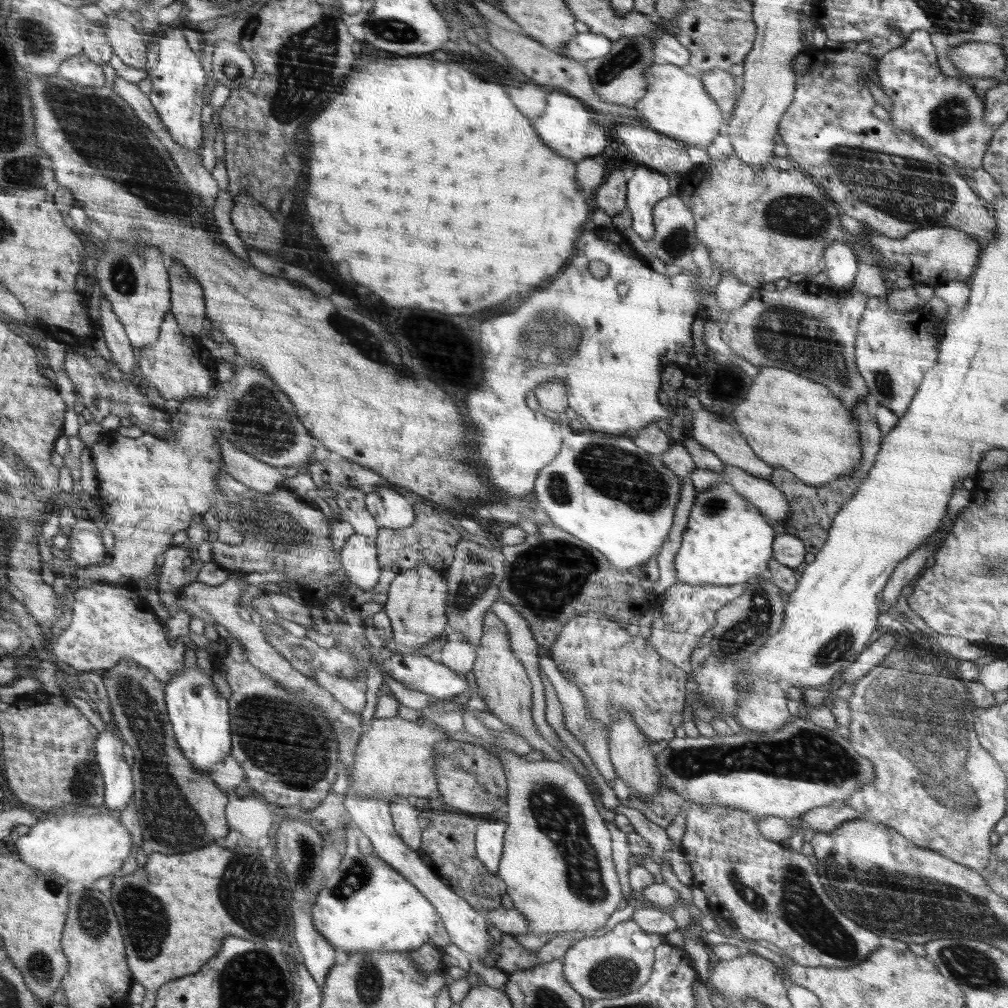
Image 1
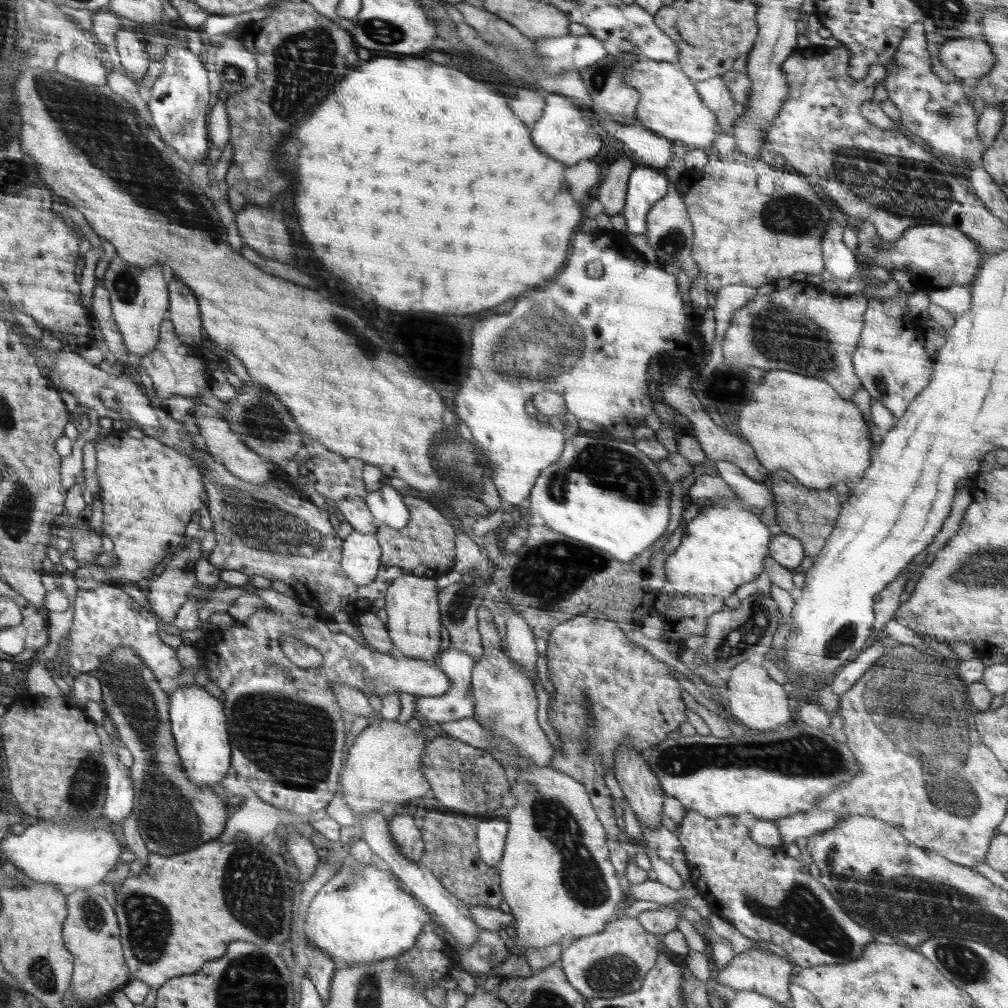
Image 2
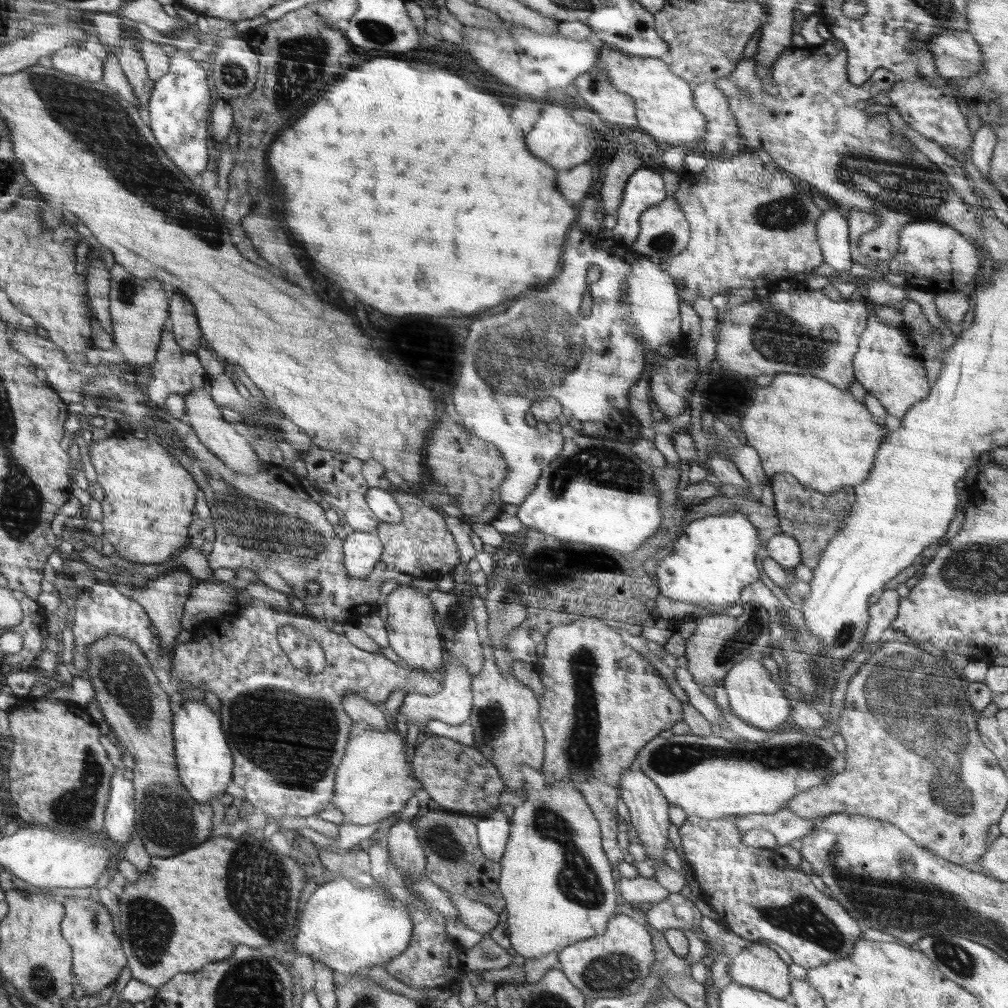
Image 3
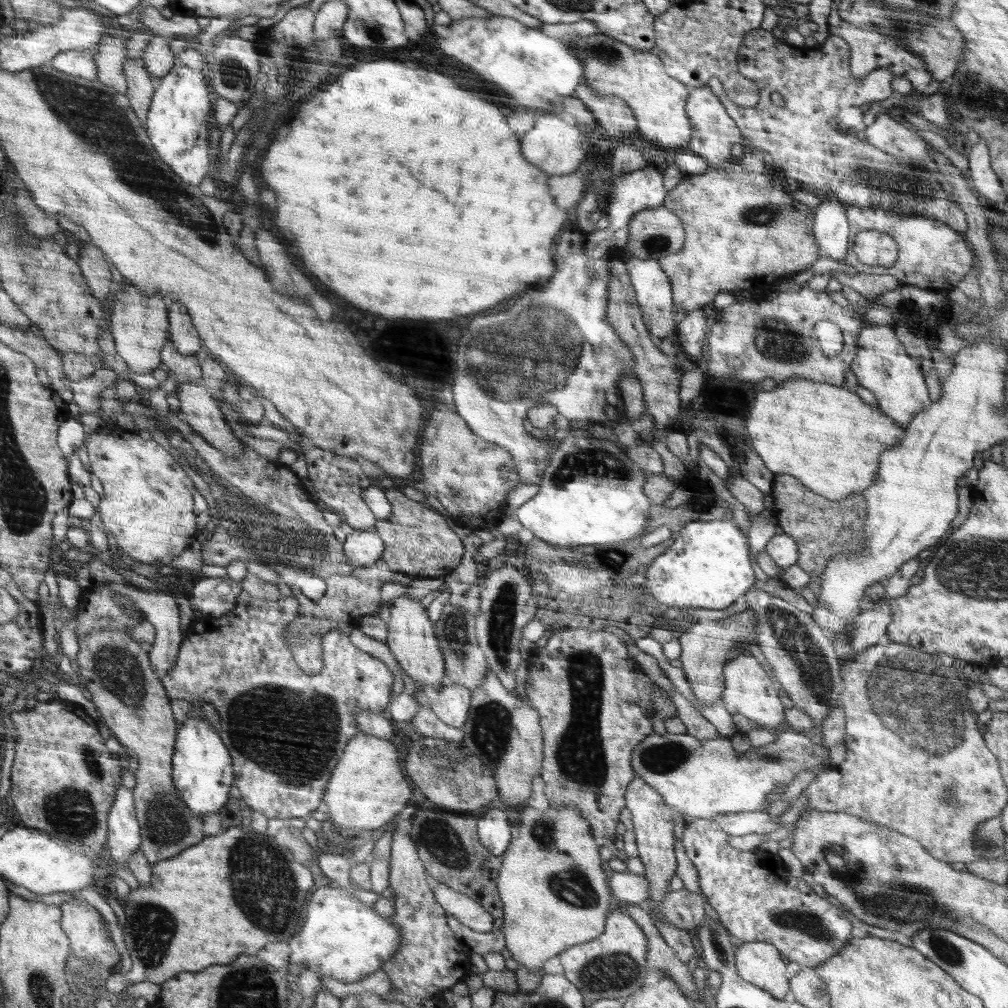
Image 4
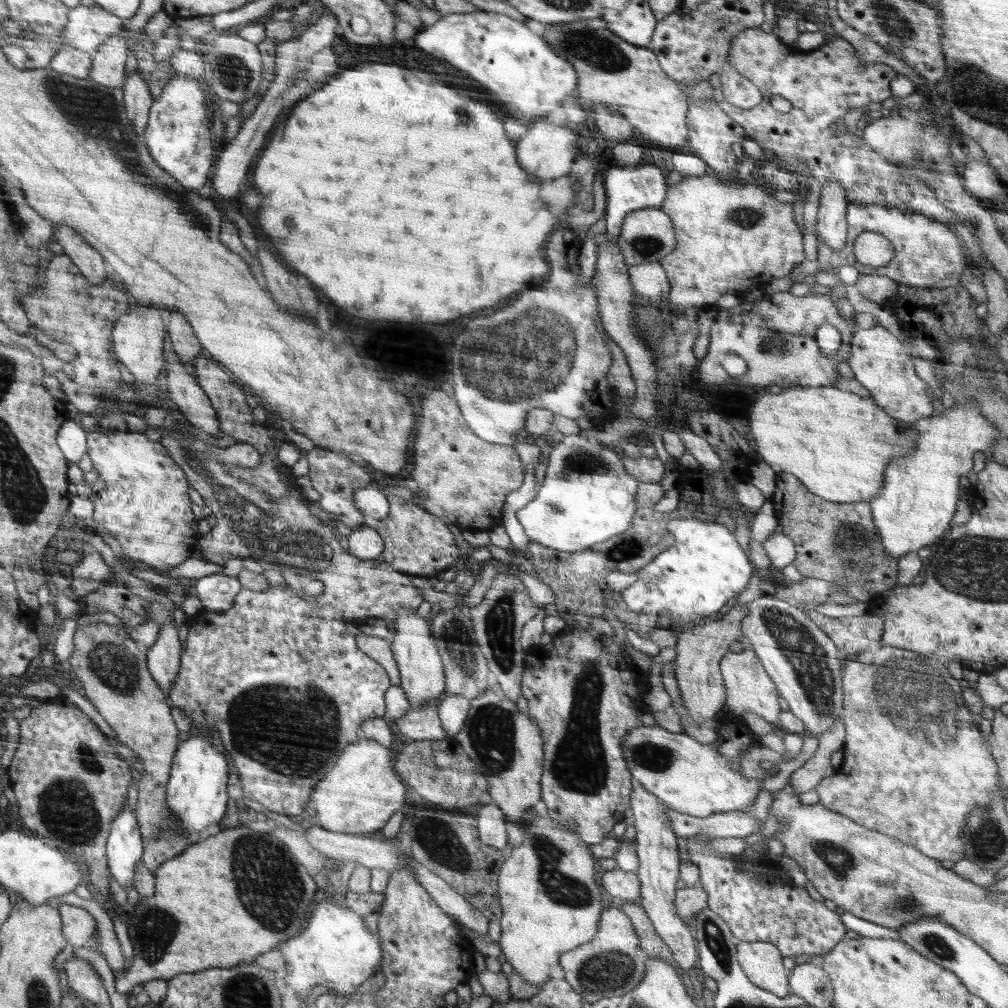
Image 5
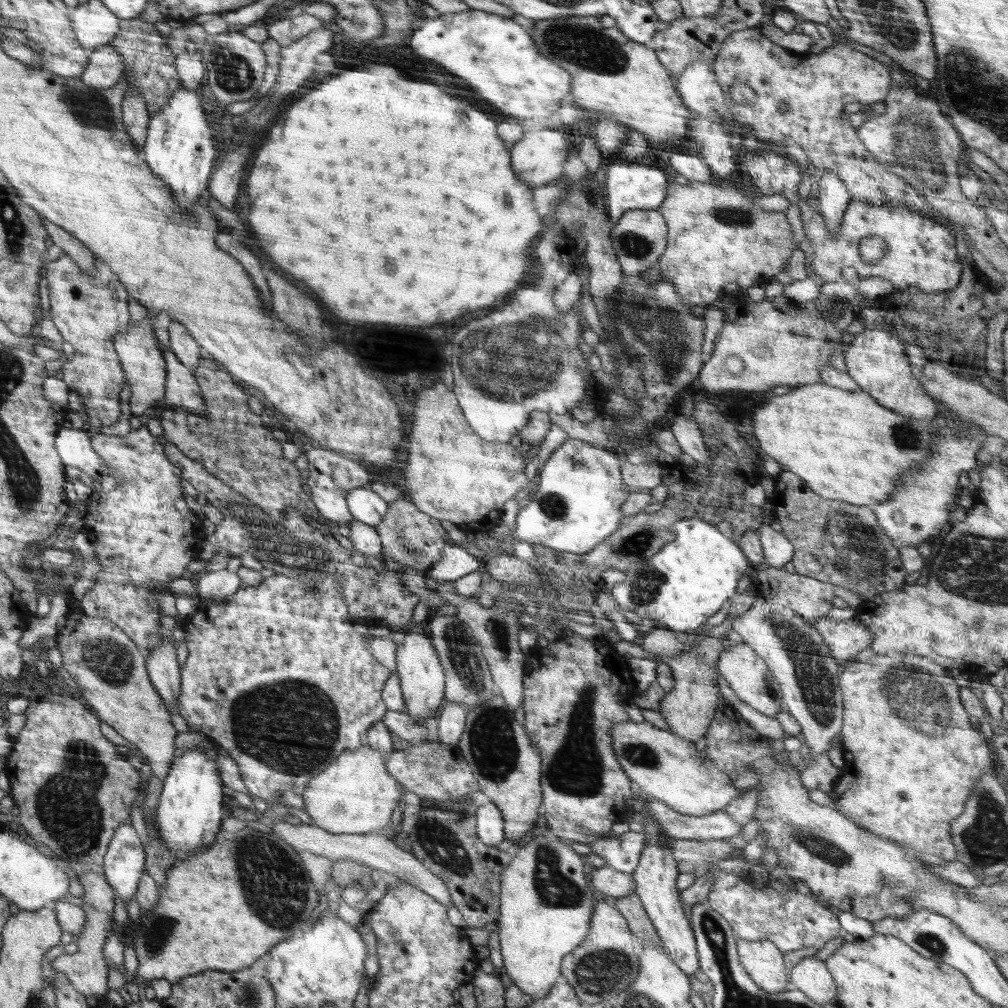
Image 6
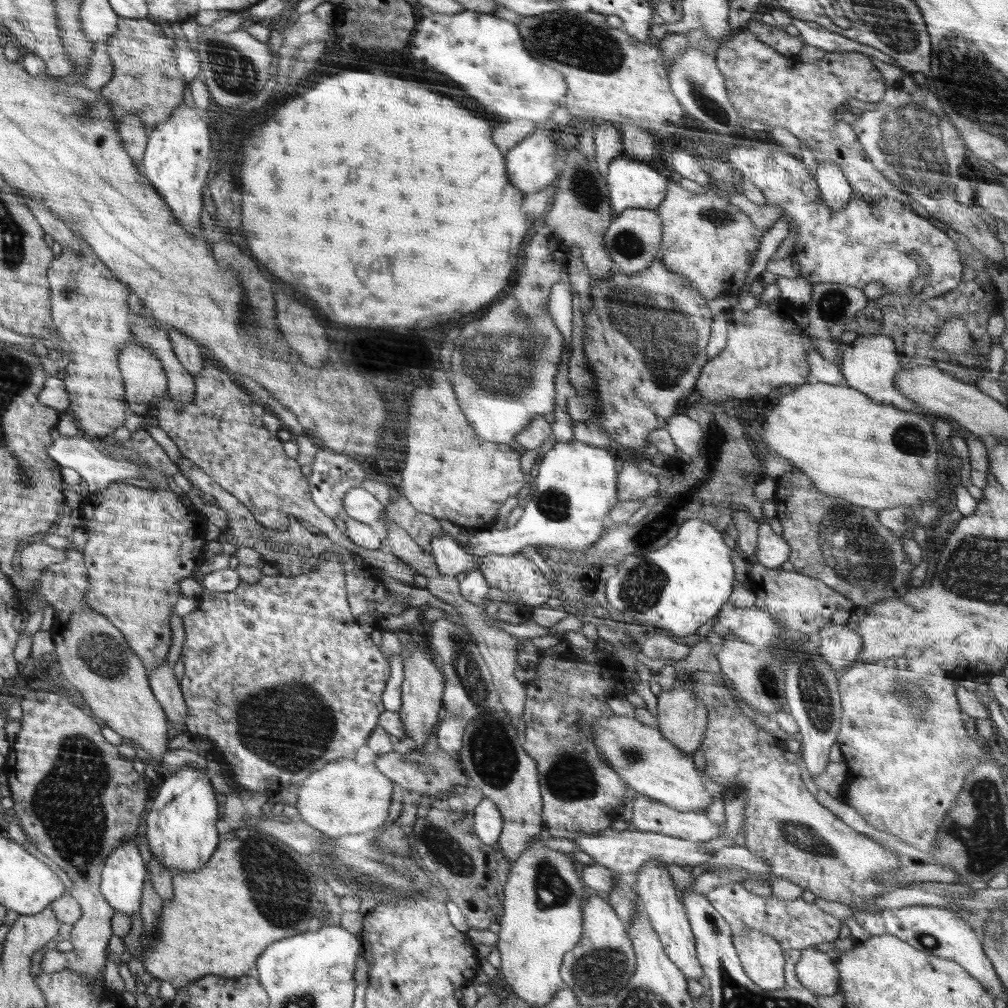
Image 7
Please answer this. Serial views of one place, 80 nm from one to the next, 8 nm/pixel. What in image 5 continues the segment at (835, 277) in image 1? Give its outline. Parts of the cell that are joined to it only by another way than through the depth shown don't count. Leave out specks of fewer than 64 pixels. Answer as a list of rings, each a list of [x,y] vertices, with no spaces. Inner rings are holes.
[[[836,182],[823,184],[820,196],[820,208],[816,220],[818,239],[832,250],[844,248],[848,238],[846,220],[847,200],[844,190]]]

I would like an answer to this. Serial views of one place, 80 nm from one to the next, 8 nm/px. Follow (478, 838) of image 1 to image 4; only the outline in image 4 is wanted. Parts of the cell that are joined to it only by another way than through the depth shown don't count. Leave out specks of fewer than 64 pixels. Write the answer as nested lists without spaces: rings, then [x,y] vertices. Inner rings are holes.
[[[490,806],[478,814],[479,841],[496,856],[504,854],[512,835],[506,812]]]

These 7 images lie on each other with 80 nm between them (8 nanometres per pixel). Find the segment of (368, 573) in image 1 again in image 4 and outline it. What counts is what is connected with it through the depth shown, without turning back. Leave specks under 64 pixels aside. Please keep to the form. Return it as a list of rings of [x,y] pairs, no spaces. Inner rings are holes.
[[[375,527],[368,530],[356,530],[348,534],[344,542],[344,552],[349,563],[359,569],[374,564],[381,558],[384,543]]]

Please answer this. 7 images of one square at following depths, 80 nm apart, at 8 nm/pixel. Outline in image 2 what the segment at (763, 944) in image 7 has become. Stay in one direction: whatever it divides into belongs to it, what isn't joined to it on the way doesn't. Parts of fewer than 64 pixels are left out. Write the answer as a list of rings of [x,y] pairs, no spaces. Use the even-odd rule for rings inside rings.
[[[751,948],[737,954],[726,968],[719,971],[718,982],[730,986],[734,991],[754,991],[785,1005],[791,999],[789,986],[794,975],[793,967],[790,961],[768,949]]]

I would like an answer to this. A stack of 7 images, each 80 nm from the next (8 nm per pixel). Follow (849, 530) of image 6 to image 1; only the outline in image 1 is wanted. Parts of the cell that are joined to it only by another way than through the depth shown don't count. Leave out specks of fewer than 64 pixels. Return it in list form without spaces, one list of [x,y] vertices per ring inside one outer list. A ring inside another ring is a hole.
[[[776,467],[770,475],[769,481],[787,498],[789,511],[783,522],[785,532],[799,538],[805,546],[806,552],[816,555],[825,544],[830,527],[836,513],[841,510],[852,495],[856,494],[858,484],[852,476],[839,476],[836,480],[816,486],[804,484],[792,472],[782,467]]]

